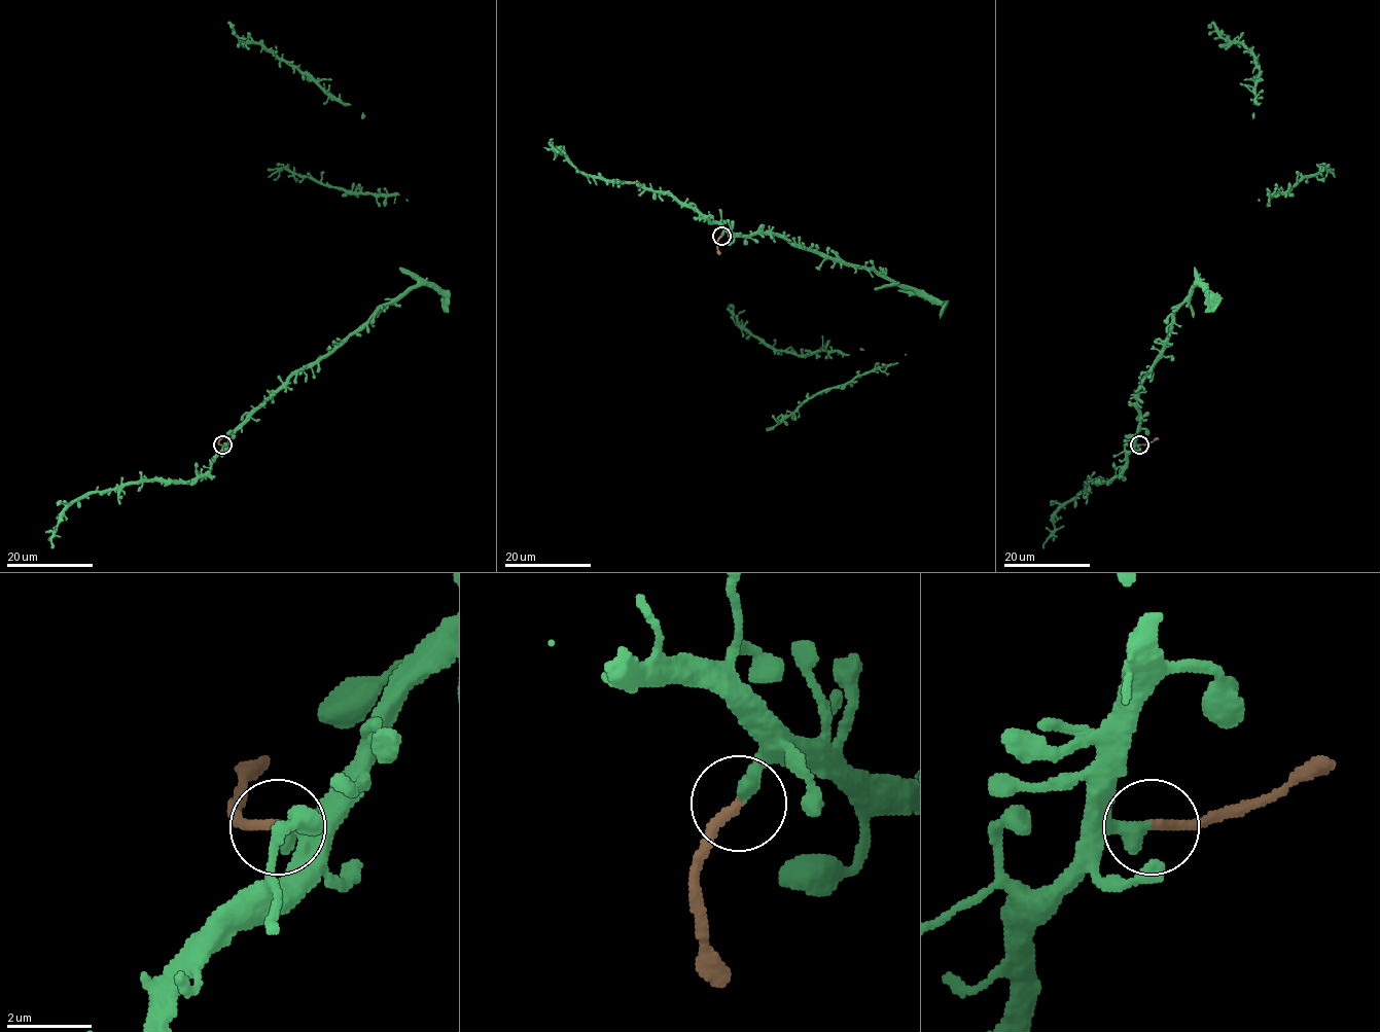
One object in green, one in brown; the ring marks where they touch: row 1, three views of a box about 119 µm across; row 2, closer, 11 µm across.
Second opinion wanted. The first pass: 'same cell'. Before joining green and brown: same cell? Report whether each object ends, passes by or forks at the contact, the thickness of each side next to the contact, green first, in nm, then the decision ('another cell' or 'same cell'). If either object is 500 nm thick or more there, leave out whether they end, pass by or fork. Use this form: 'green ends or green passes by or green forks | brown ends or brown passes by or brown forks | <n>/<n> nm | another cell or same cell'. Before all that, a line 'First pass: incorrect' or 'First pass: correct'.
First pass: incorrect
green ends | brown ends | 400/240 nm | another cell

